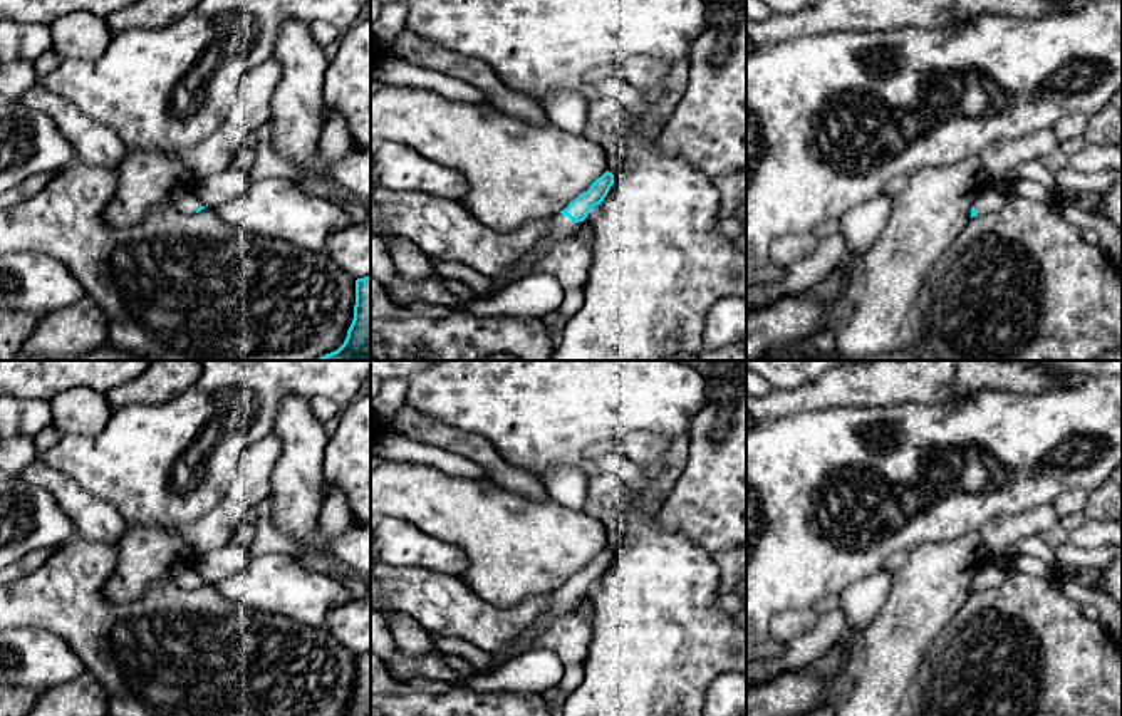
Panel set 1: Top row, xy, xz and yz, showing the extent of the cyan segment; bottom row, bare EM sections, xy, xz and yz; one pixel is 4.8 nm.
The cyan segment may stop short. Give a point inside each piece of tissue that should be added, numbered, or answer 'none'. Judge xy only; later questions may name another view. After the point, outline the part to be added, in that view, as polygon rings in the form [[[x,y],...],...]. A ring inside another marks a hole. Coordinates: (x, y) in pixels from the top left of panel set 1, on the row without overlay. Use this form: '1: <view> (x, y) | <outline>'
1: xy (186, 577) | [[[186,565],[174,573],[173,582],[183,590],[195,590],[203,579],[193,565]]]

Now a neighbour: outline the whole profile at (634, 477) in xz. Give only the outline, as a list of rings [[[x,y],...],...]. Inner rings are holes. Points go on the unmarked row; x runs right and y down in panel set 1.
[[[622,453],[597,458],[595,463],[602,473],[617,476],[629,493],[642,493],[656,486],[656,478],[647,468],[629,461]]]

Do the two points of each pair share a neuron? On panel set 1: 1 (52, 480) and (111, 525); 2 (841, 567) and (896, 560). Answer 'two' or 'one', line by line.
1: one
2: two

